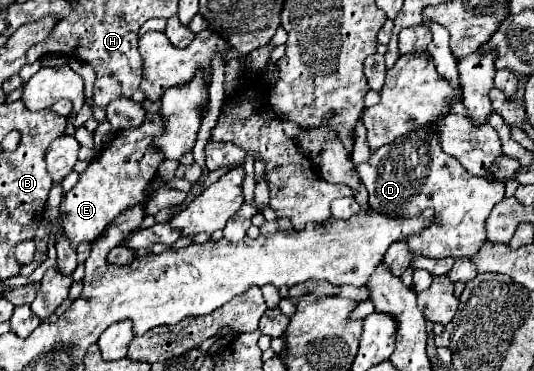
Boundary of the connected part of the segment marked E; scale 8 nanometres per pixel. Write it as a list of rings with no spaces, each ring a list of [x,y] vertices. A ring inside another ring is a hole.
[[[158,113],[146,115],[144,123],[128,133],[116,133],[112,143],[100,151],[98,159],[94,159],[88,169],[80,173],[74,189],[64,195],[60,203],[60,209],[64,209],[62,231],[74,249],[82,241],[92,243],[98,239],[108,221],[114,221],[114,217],[134,205],[144,205],[146,215],[154,215],[162,209],[182,203],[188,197],[188,193],[170,189],[168,185],[152,187],[158,165],[164,161],[160,149],[154,147],[154,137],[158,137],[158,133],[162,133],[162,119]]]

